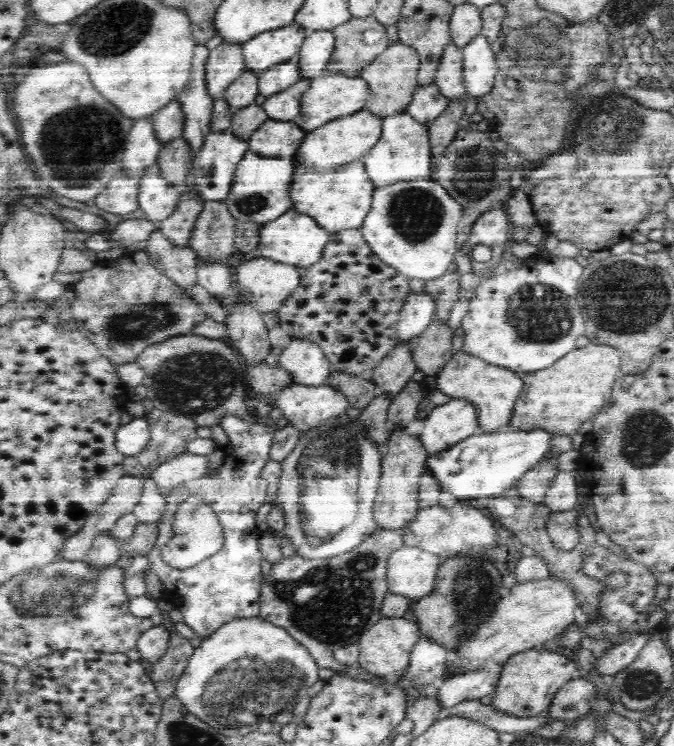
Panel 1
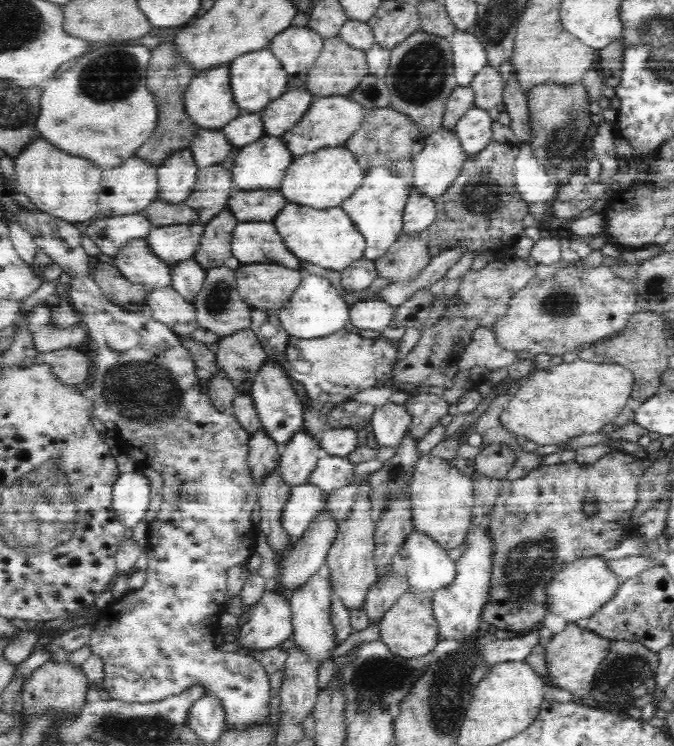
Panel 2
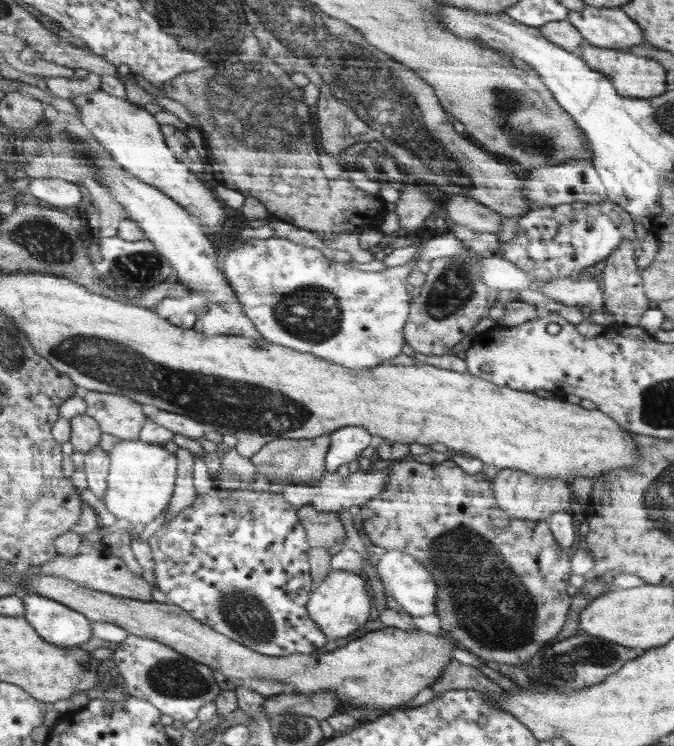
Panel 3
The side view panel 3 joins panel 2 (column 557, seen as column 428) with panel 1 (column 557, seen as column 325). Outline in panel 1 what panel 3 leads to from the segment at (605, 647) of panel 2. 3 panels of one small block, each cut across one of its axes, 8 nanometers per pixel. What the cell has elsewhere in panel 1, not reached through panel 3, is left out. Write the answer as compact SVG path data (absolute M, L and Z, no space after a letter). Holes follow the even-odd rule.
M541 647L520 652L508 659L503 666L498 687L491 695L490 706L501 714L520 718L538 716L542 710L549 708L560 687L581 676L576 661Z

